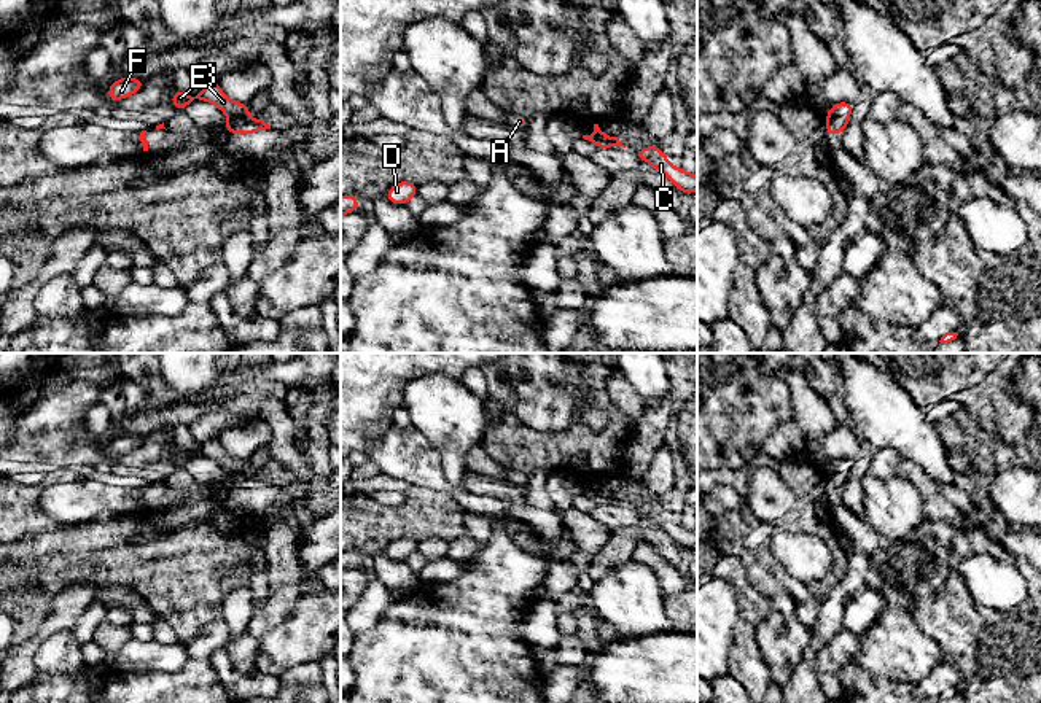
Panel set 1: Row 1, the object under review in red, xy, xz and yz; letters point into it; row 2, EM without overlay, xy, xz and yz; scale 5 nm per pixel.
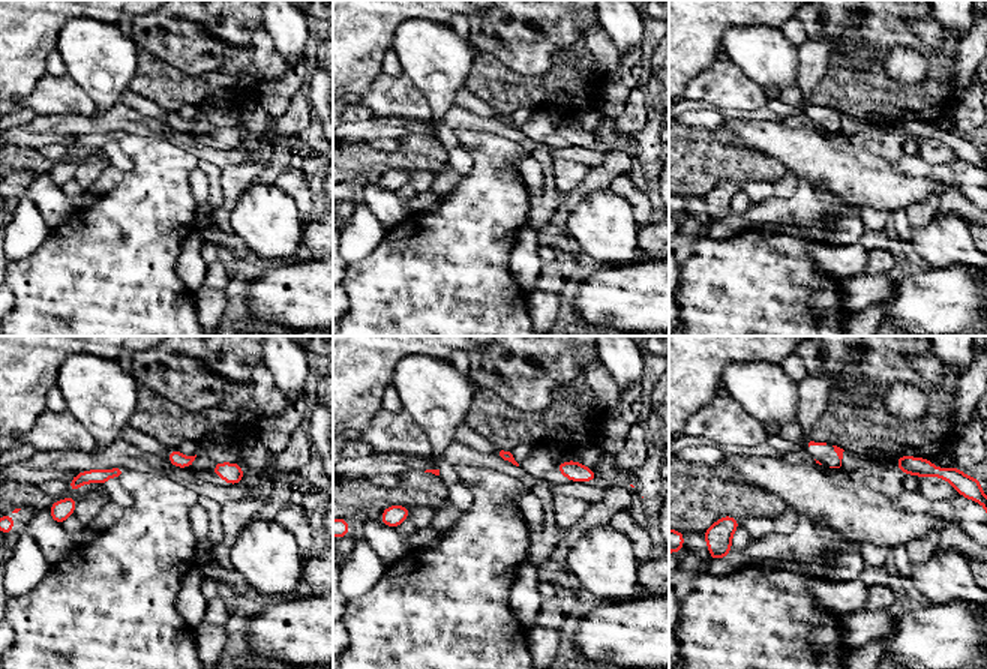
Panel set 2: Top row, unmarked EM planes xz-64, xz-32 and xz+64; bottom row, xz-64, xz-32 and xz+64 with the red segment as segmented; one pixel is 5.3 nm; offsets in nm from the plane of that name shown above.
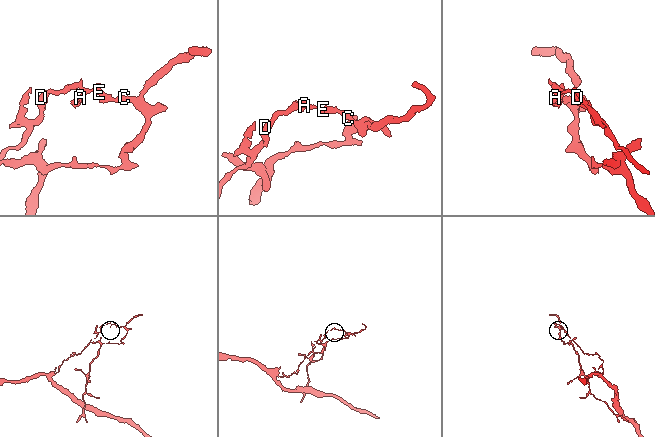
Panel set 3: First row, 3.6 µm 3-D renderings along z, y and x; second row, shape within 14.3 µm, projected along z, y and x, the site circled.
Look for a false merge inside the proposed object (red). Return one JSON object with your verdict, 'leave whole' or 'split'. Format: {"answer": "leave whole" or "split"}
{"answer": "split"}

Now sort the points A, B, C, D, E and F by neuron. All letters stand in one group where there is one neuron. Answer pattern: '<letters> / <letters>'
A B D E F / C

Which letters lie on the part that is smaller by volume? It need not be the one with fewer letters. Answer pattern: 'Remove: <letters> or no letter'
Remove: C

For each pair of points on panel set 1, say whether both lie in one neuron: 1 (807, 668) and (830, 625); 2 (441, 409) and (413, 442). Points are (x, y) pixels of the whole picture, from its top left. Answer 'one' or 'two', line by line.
1: one
2: two

